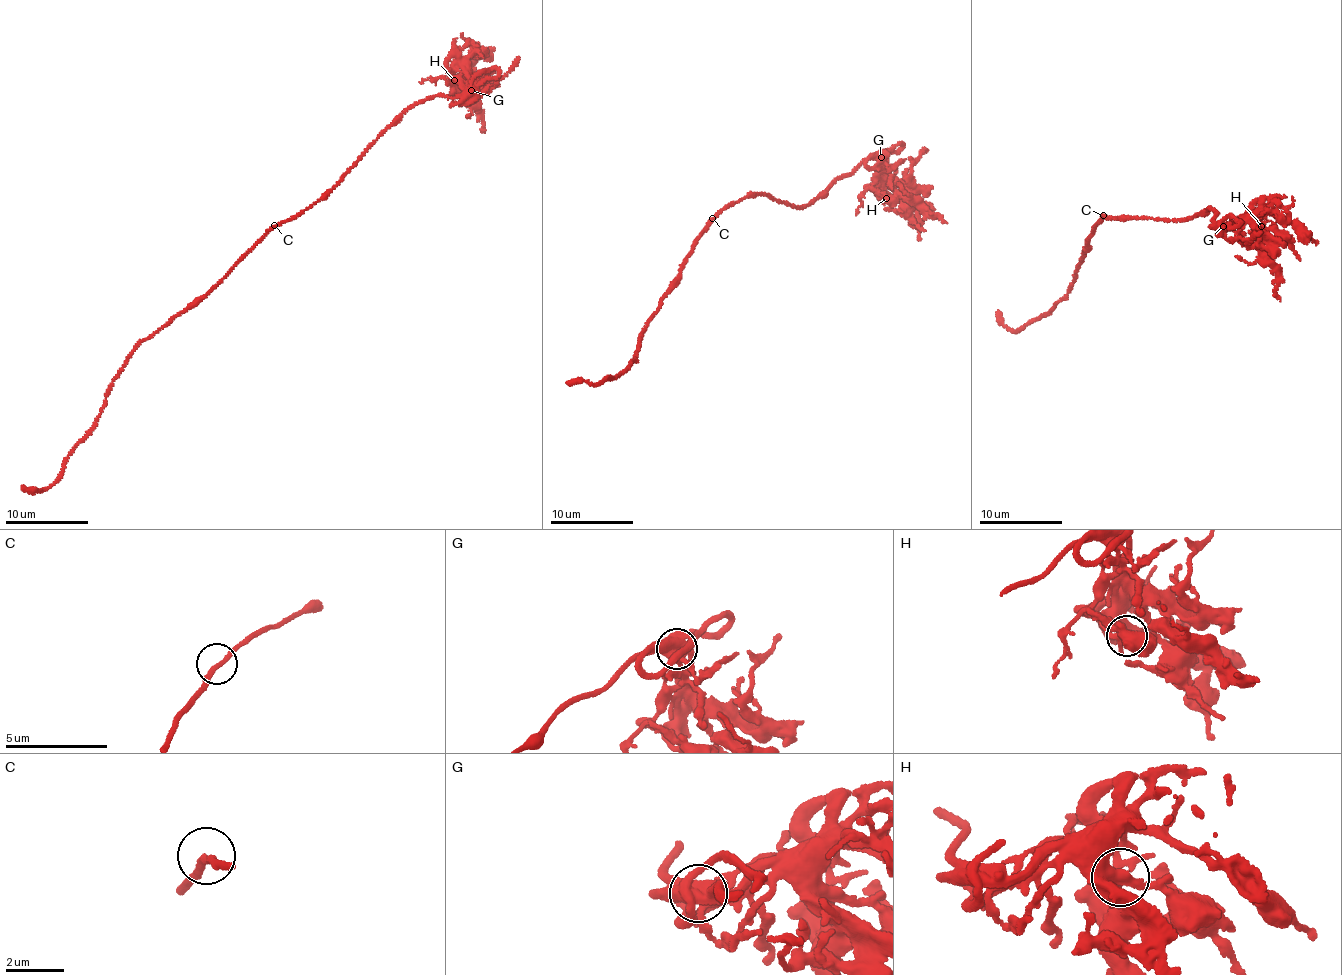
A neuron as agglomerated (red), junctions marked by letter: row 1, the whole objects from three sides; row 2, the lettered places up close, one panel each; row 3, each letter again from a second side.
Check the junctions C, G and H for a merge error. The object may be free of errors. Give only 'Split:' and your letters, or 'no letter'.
Split: no letter

